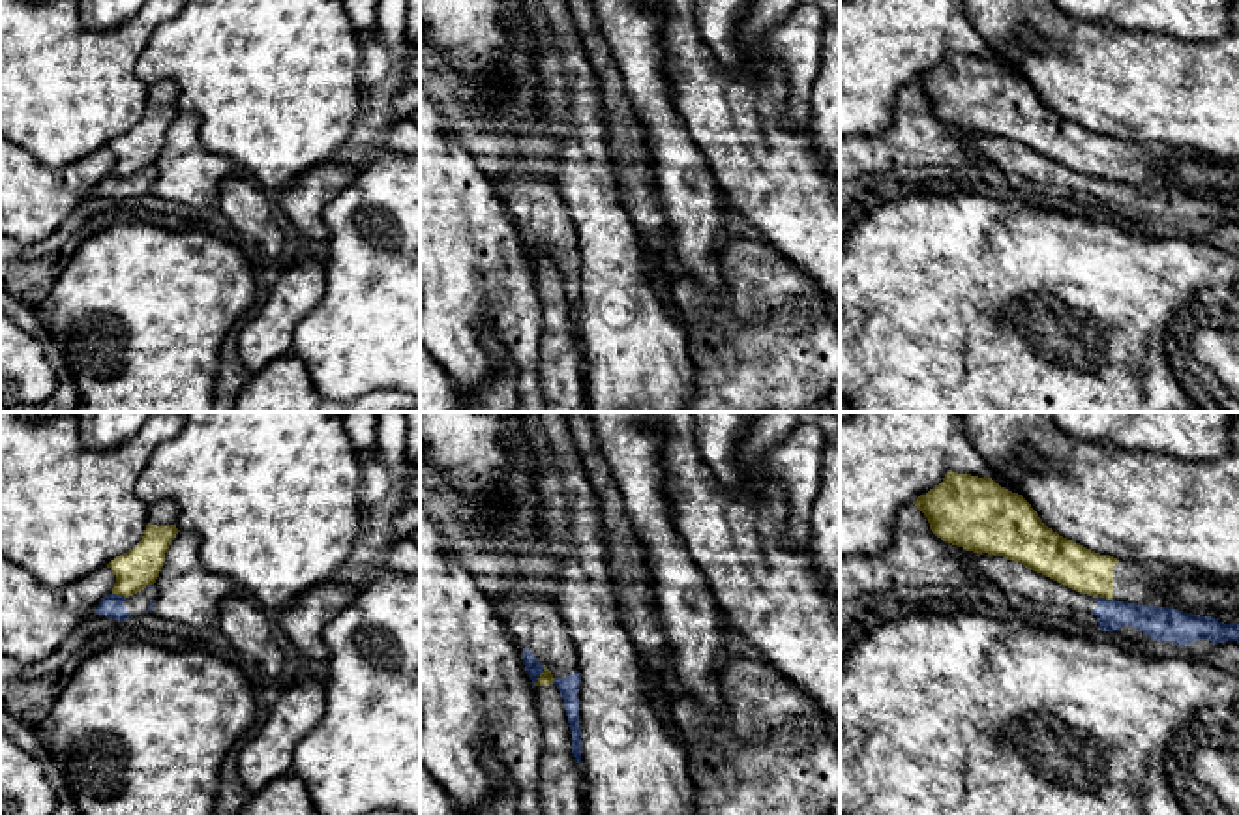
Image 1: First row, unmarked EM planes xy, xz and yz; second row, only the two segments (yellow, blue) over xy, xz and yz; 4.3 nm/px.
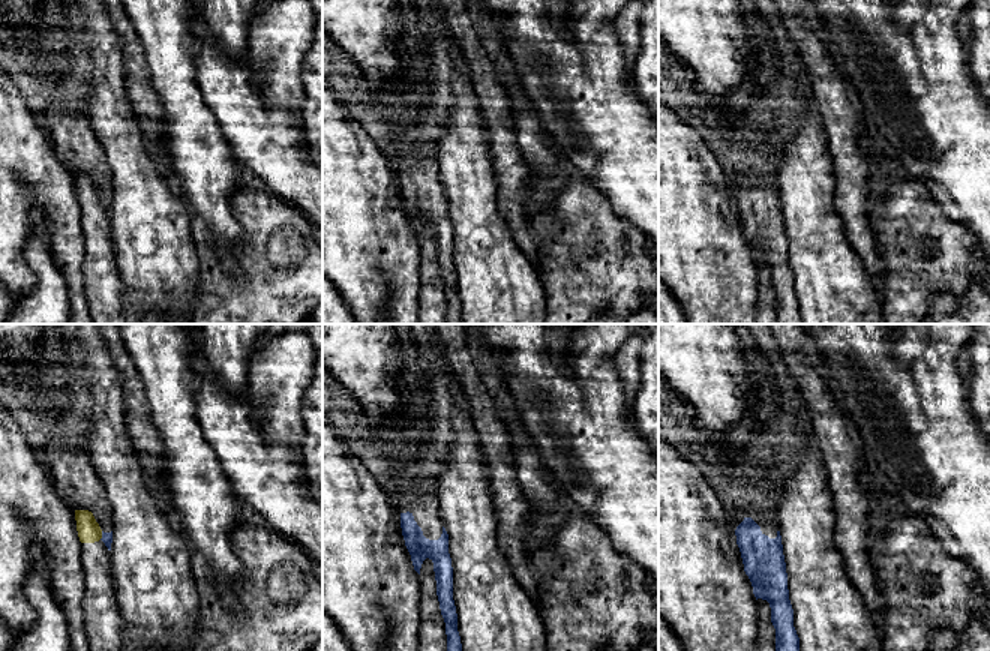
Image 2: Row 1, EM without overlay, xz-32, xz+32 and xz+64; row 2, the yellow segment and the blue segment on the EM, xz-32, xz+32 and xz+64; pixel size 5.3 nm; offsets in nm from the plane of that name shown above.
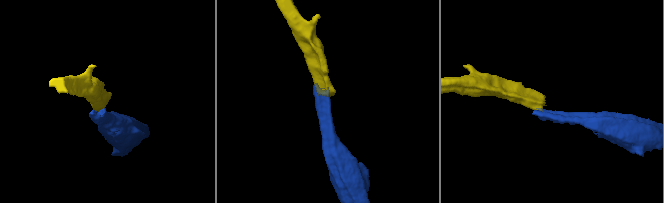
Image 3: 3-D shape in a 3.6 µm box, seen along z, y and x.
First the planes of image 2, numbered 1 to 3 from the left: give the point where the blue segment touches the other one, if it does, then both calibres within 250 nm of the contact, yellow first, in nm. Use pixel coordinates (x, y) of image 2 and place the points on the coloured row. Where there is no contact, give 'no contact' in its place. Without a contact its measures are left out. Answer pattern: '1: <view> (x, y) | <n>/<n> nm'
1: xz-32 (101, 536) | 130/60 nm
2: no contact
3: no contact

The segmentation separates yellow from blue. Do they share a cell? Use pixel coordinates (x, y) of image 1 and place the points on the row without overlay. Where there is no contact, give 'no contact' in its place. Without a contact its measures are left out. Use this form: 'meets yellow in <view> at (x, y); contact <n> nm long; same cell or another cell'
meets yellow in xz at (540, 255); contact 100 nm long; another cell

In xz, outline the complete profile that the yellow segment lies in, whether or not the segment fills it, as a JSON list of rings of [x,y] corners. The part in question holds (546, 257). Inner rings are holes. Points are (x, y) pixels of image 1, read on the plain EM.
[[[545,247],[536,262],[536,290],[544,309],[540,382],[547,412],[590,412],[583,345],[572,333],[572,311],[560,272]]]

